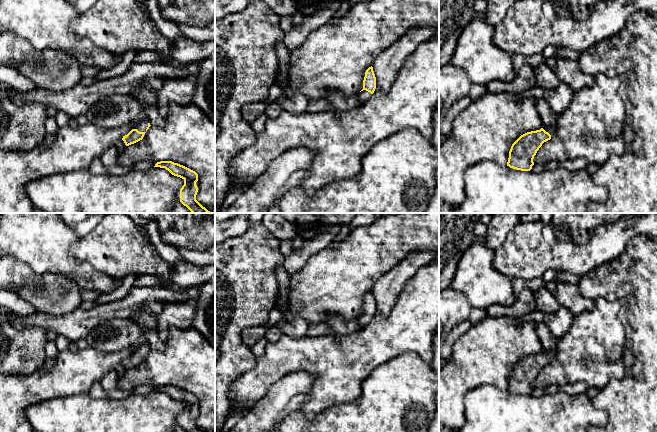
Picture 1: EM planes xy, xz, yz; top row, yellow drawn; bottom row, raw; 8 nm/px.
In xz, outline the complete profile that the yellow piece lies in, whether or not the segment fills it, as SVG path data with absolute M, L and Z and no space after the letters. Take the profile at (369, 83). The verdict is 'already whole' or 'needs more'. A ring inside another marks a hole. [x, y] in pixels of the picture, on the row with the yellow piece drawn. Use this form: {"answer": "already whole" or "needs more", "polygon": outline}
{"answer": "needs more", "polygon": "M369 67L365 72L363 80L363 89L351 96L344 95L335 91L328 91L324 98L328 100L333 109L337 111L348 111L357 108L366 103L372 96L376 89L376 77L373 67Z"}

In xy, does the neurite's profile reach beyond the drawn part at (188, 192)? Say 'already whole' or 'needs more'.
already whole

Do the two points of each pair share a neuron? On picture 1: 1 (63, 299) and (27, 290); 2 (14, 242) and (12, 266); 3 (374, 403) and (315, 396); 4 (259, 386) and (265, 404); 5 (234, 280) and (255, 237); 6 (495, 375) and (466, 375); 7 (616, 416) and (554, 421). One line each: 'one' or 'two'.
1: one
2: two
3: two
4: two
5: one
6: one
7: two

